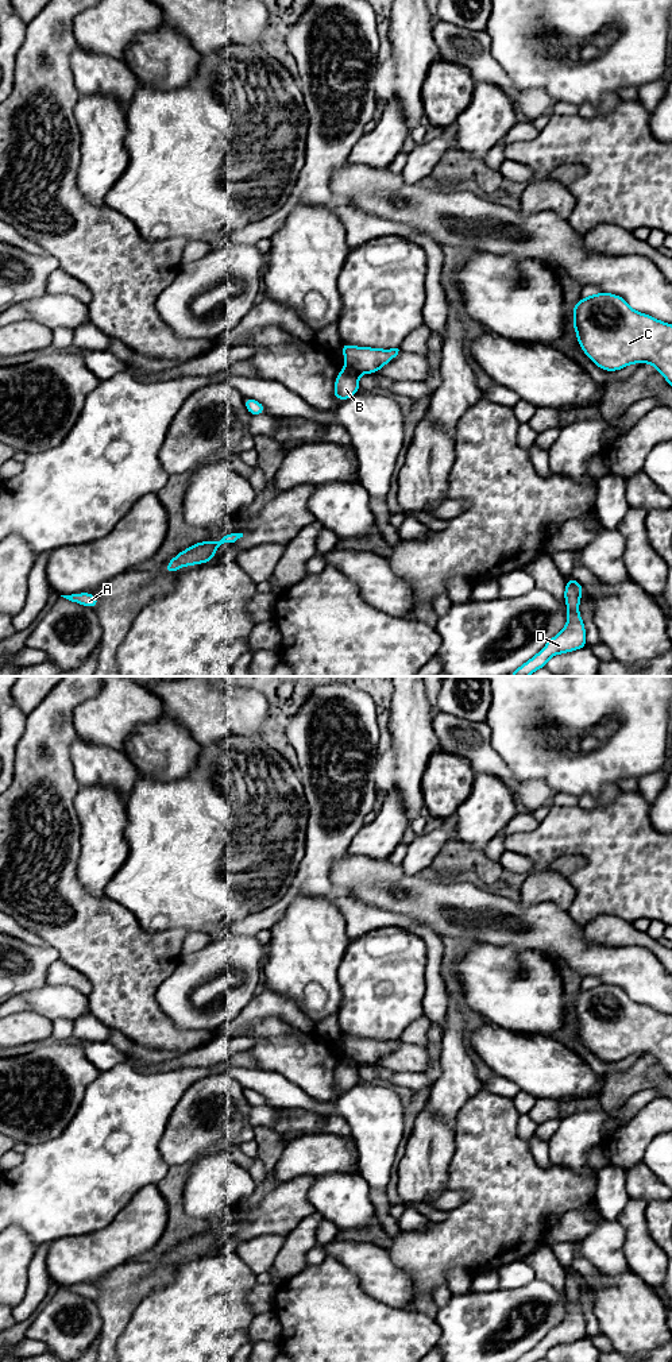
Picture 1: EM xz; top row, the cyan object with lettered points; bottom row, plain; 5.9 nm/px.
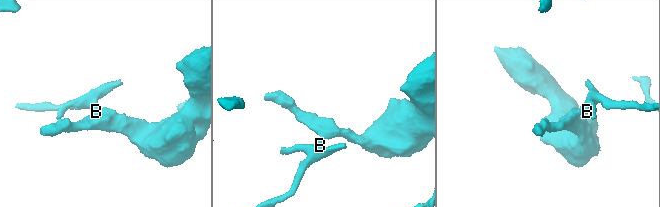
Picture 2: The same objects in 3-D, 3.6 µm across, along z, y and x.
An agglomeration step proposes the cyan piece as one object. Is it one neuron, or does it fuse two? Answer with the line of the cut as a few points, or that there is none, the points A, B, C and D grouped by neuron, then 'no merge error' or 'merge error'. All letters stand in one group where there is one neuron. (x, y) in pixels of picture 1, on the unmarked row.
cut xz (347, 1057), (358, 1065); groups A B / C D; merge error

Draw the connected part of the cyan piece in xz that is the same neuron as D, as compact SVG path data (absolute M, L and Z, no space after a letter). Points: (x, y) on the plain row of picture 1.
M572 1268L565 1273L564 1290L567 1295L568 1311L564 1320L515 1362L537 1362L544 1359L547 1353L555 1346L587 1339L586 1319L579 1305L580 1286L583 1284L583 1277Z

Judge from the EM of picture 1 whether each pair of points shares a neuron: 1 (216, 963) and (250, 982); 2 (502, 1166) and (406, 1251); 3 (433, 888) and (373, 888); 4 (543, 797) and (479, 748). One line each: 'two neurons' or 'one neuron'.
1: one neuron
2: one neuron
3: one neuron
4: one neuron

